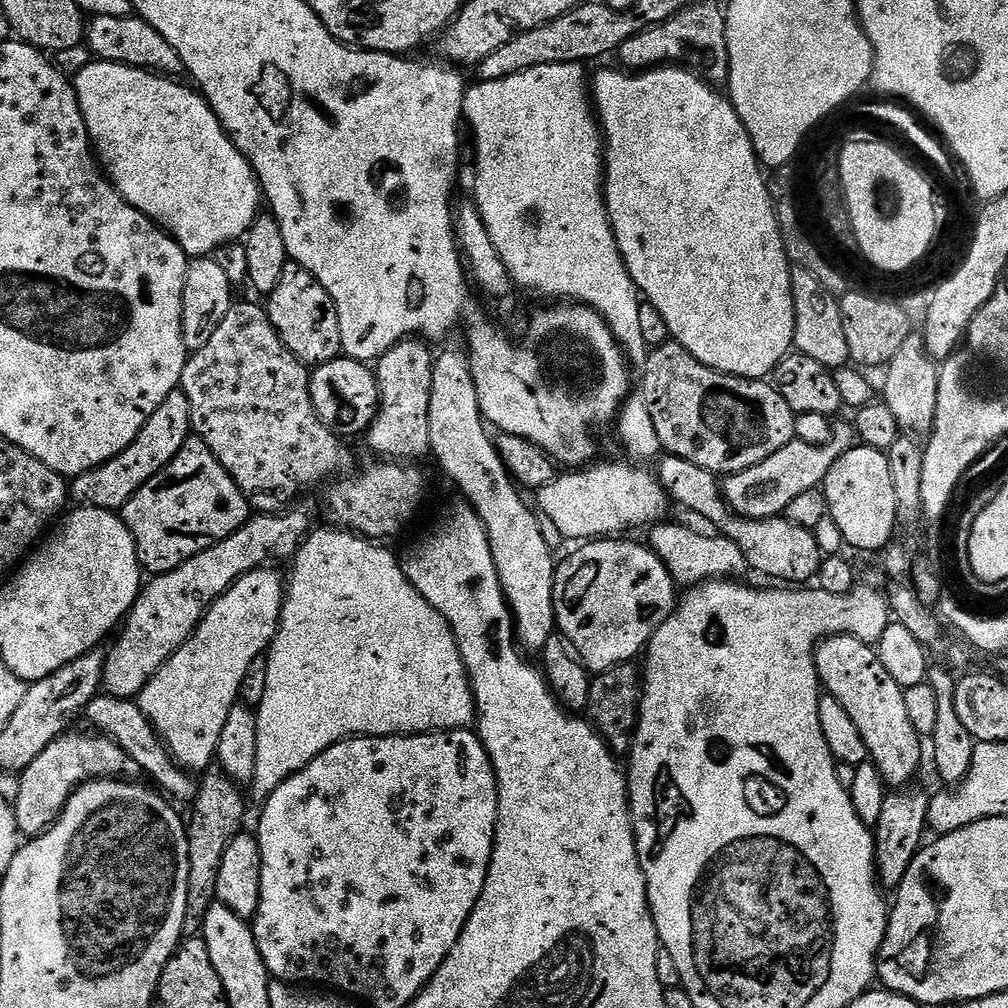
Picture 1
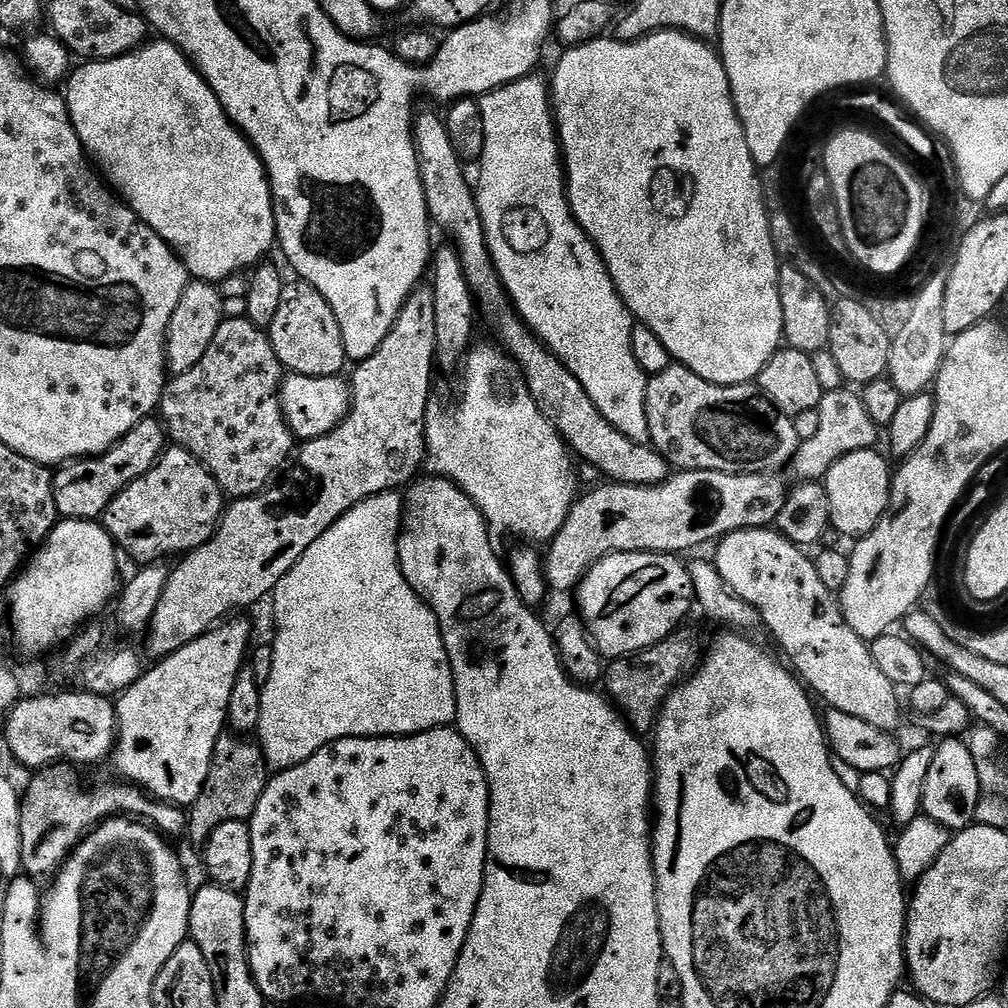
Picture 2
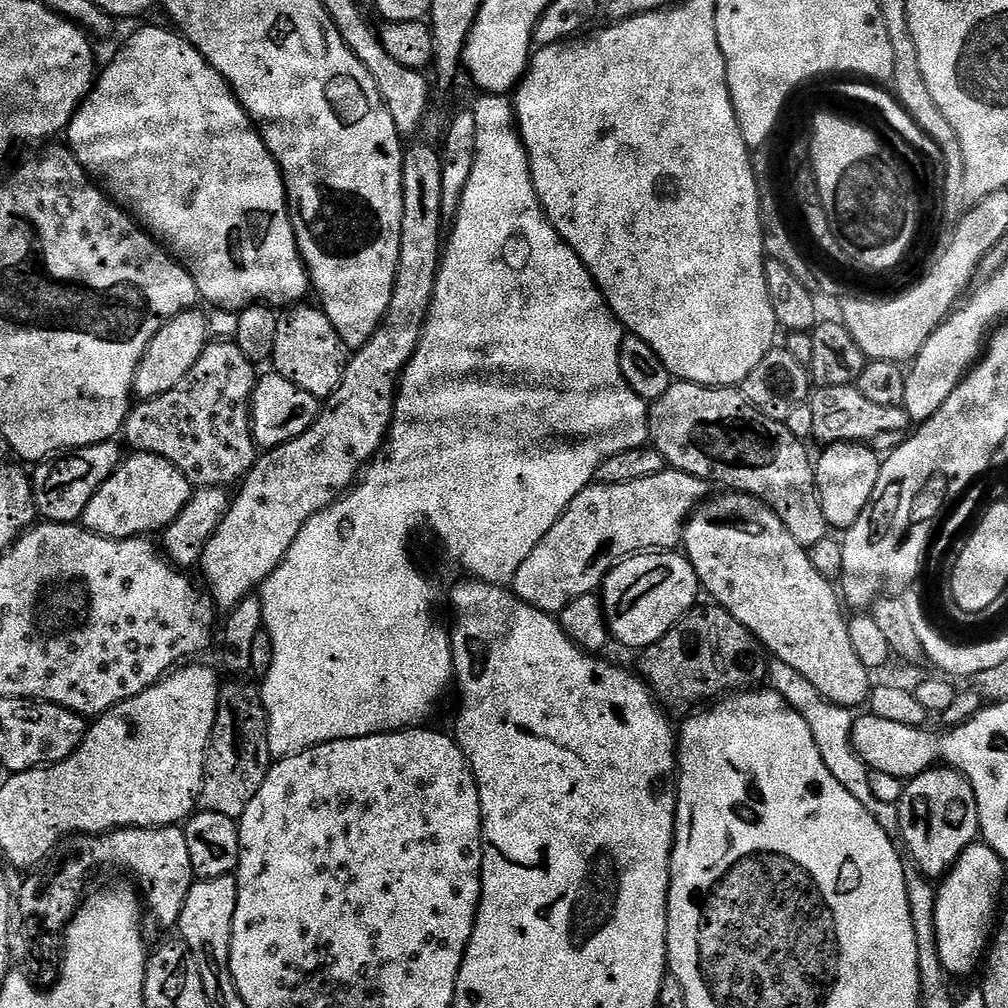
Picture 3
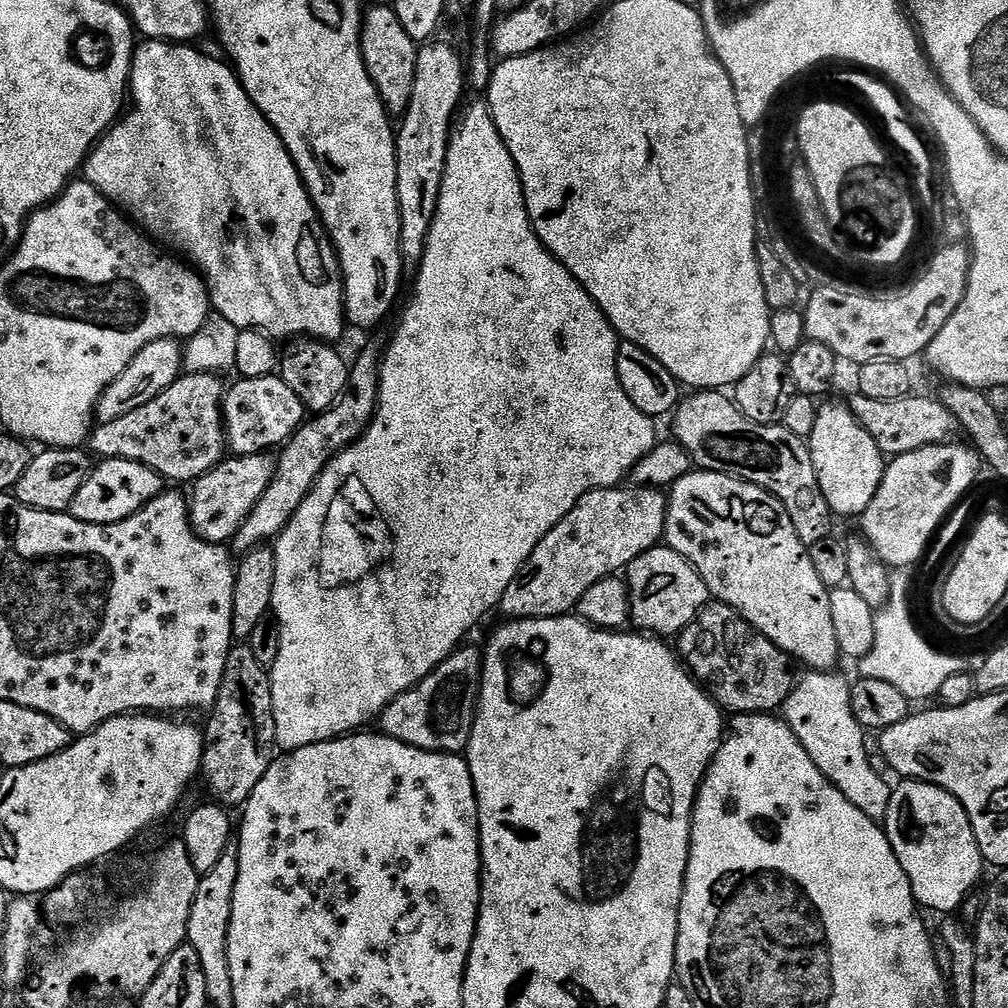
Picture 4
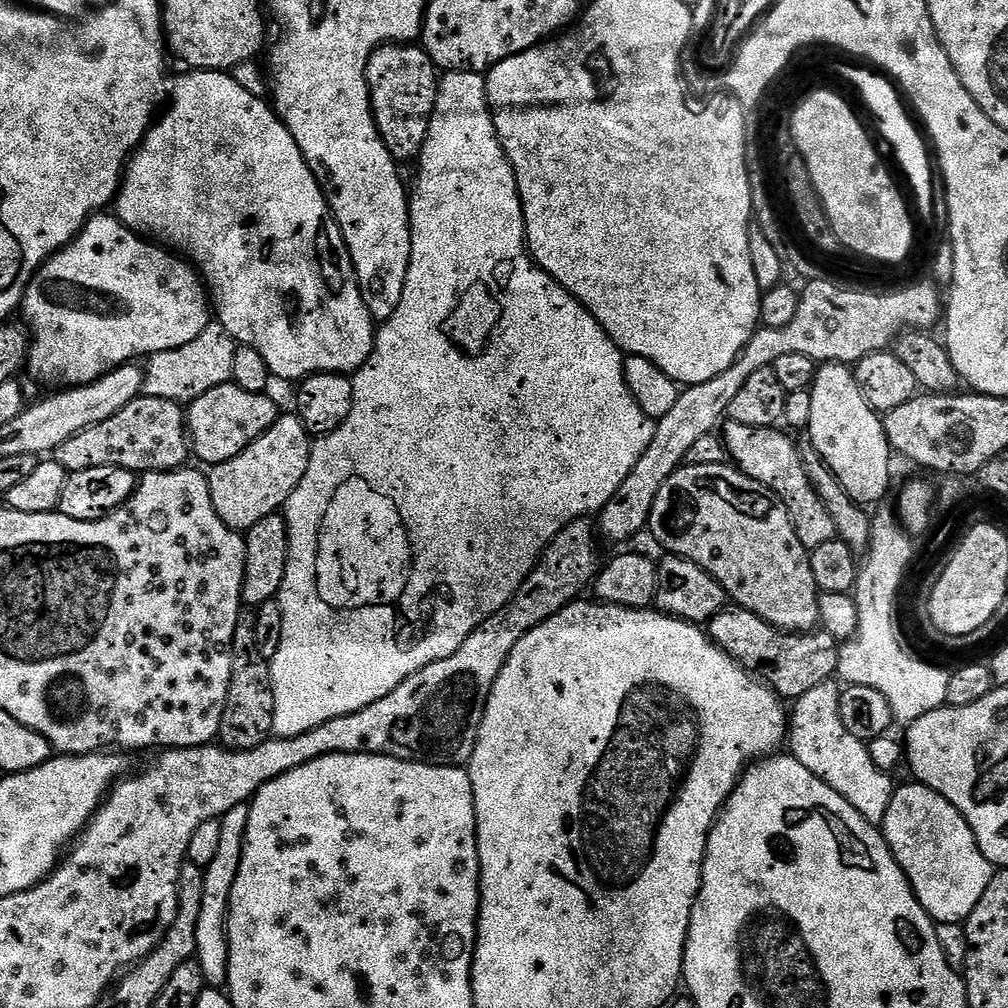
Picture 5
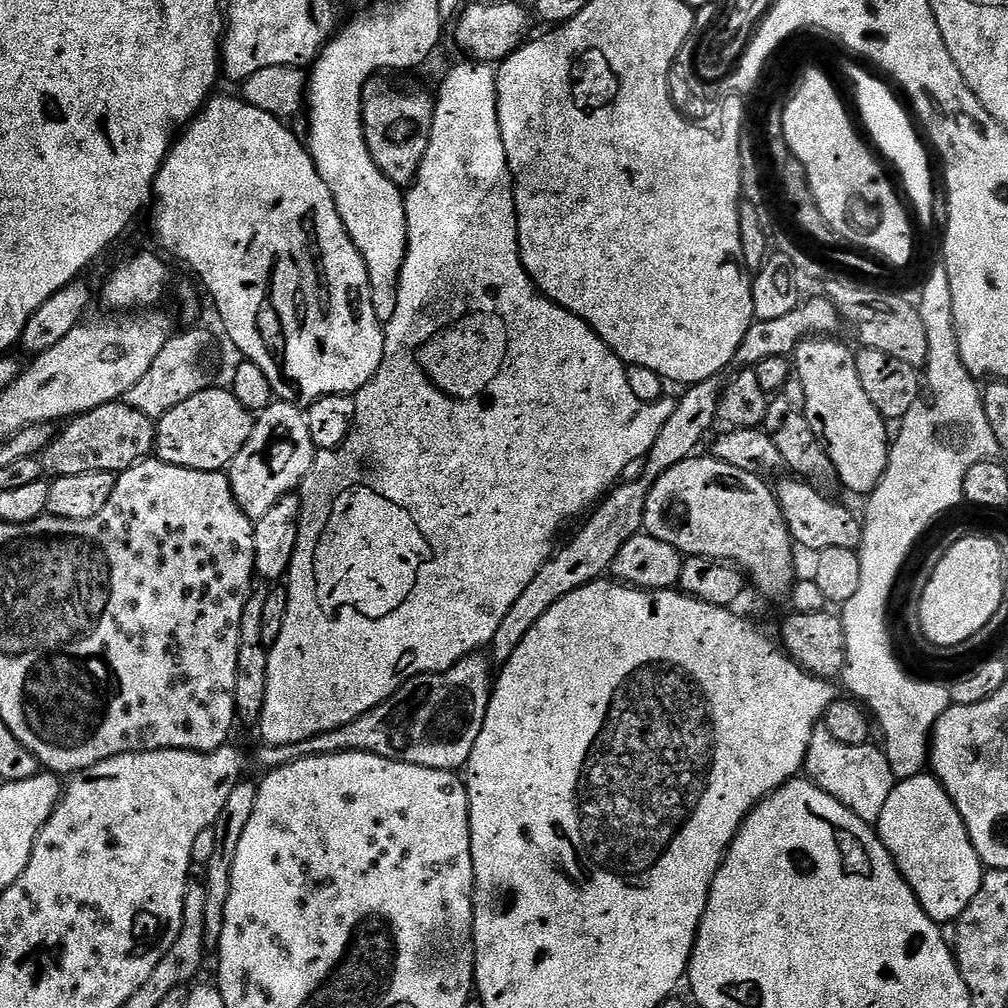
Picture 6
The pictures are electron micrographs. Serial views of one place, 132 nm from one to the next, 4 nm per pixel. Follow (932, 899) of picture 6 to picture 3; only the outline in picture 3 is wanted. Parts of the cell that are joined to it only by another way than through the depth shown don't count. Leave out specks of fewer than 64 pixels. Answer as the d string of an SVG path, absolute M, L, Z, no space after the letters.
M933 766L928 771L913 776L904 784L904 792L898 803L900 810L899 839L904 839L908 852L912 855L911 863L920 869L922 875L929 878L943 878L958 862L960 855L980 836L978 802L970 782L960 772L947 766Z

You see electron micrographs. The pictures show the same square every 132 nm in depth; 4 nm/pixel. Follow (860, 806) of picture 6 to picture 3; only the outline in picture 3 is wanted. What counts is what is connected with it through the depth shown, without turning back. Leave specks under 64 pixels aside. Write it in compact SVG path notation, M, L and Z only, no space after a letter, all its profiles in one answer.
M772 658L767 661L766 680L767 683L772 683L769 684L771 691L777 692L790 708L793 708L798 714L802 714L802 718L806 718L806 726L810 726L810 734L814 734L814 743L818 746L818 754L822 754L822 762L826 762L826 770L830 770L830 774L834 774L834 778L838 778L838 783L853 798L858 798L858 802L862 802L862 806L866 806L866 810L870 810L870 818L874 818L874 822L878 822L878 826L882 826L882 830L886 830L890 834L899 833L899 807L890 802L882 802L876 797L870 787L870 770L866 766L866 762L862 762L862 758L858 758L852 745L853 709L838 706L822 694L818 694L818 690L810 681L802 678L802 674L798 674L798 670L794 670L794 666L786 666L786 662L781 660Z

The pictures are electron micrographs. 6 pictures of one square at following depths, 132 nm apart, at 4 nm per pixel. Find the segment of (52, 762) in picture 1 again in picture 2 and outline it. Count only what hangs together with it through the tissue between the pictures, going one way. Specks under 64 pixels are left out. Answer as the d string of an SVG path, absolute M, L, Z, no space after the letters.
M67 764L41 768L33 775L36 777L29 782L28 789L23 789L20 801L21 869L29 877L55 877L80 841L96 825L111 820L113 816L122 815L139 820L141 824L147 824L168 838L173 838L179 832L181 835L187 829L188 817L183 807L156 800L142 789L124 782L115 782L87 792L72 772L75 771Z

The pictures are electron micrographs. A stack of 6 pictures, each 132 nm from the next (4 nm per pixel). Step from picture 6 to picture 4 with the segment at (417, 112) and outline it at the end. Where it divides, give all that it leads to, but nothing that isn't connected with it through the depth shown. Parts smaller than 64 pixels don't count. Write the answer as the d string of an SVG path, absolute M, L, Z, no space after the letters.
M391 3L376 4L369 12L367 9L363 13L360 22L360 53L364 59L364 69L370 74L384 109L393 117L403 117L410 106L410 96L414 90L420 48L417 41L406 34L406 26L398 22L398 14Z

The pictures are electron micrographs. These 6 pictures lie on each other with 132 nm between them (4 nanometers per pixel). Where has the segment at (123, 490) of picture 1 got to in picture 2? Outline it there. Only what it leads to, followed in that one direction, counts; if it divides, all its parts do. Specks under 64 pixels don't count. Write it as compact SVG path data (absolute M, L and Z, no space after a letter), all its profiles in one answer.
M149 418L138 422L110 450L100 456L85 456L83 460L69 460L55 469L52 485L56 511L65 520L96 520L103 517L110 502L130 482L142 478L164 455L169 443L168 433L159 419Z

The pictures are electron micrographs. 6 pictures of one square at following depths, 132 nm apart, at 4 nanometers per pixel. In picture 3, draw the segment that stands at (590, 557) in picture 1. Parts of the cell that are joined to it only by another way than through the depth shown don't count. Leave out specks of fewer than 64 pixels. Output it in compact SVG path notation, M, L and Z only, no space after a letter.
M657 550L629 556L620 561L607 576L602 585L602 599L604 601L604 617L608 619L608 631L611 639L628 648L643 650L658 642L669 630L697 607L696 595L701 595L700 579L696 577L694 566L687 555L676 550Z

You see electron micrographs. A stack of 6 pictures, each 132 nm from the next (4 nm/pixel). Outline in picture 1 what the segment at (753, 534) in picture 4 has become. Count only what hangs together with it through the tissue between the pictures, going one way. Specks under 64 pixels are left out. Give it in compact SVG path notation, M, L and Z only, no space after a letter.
M830 636L821 640L816 649L816 673L820 676L823 691L832 696L850 714L854 726L858 726L858 734L862 734L862 742L866 742L868 760L878 769L885 785L892 790L903 789L909 785L920 768L920 737L910 722L910 714L906 710L904 689L886 674L886 666L882 666L879 651L871 643L853 636Z

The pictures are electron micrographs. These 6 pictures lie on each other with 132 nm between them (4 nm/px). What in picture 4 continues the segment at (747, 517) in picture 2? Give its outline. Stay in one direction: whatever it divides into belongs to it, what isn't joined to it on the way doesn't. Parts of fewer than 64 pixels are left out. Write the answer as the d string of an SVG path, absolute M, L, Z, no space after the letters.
M617 486L586 493L578 498L574 510L534 546L534 554L520 567L514 582L506 586L499 611L505 612L508 620L569 615L594 582L623 573L634 558L664 540L667 513L668 497L658 488Z

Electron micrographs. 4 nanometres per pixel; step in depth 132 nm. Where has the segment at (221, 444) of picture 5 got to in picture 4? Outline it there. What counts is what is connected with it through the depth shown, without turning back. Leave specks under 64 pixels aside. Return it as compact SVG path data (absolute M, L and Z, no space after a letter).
M279 374L249 380L240 378L235 382L237 384L233 388L231 385L224 394L224 434L227 447L235 455L271 453L271 448L279 449L287 444L305 423L306 409L302 398L286 386Z

